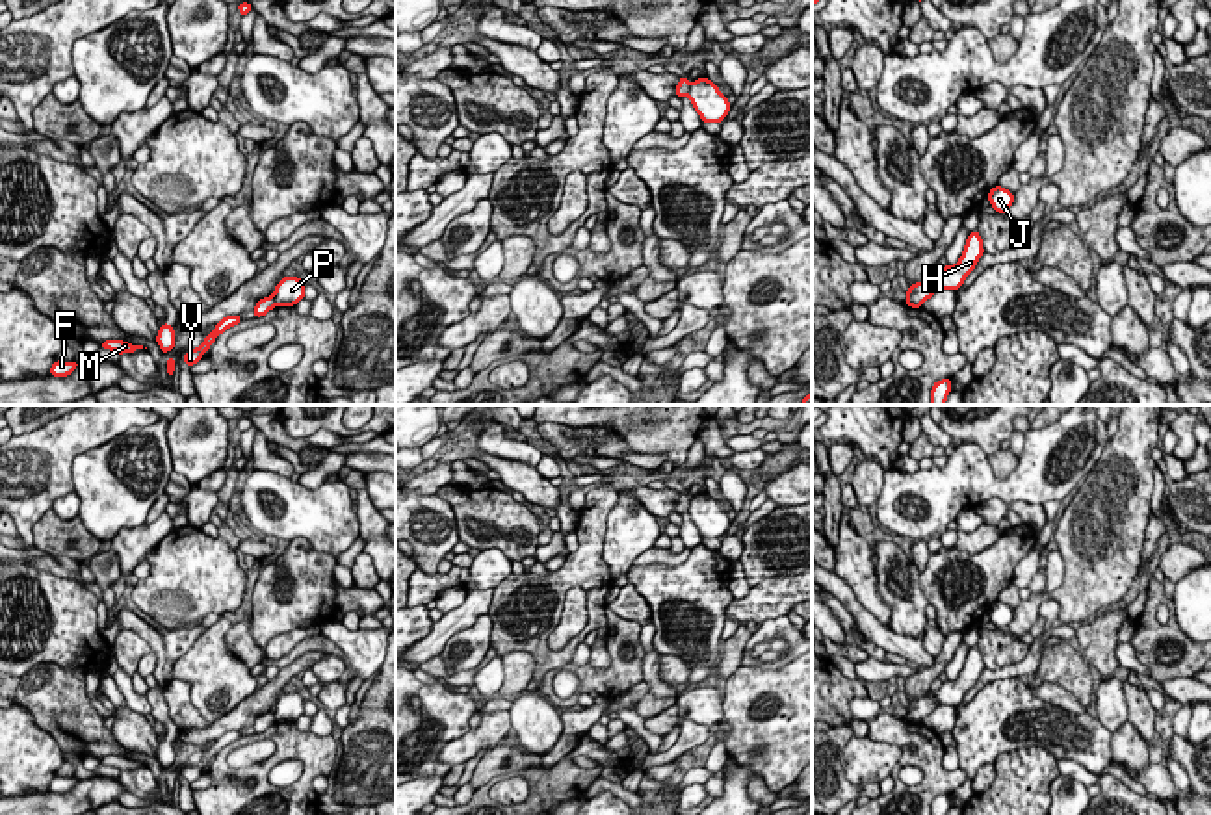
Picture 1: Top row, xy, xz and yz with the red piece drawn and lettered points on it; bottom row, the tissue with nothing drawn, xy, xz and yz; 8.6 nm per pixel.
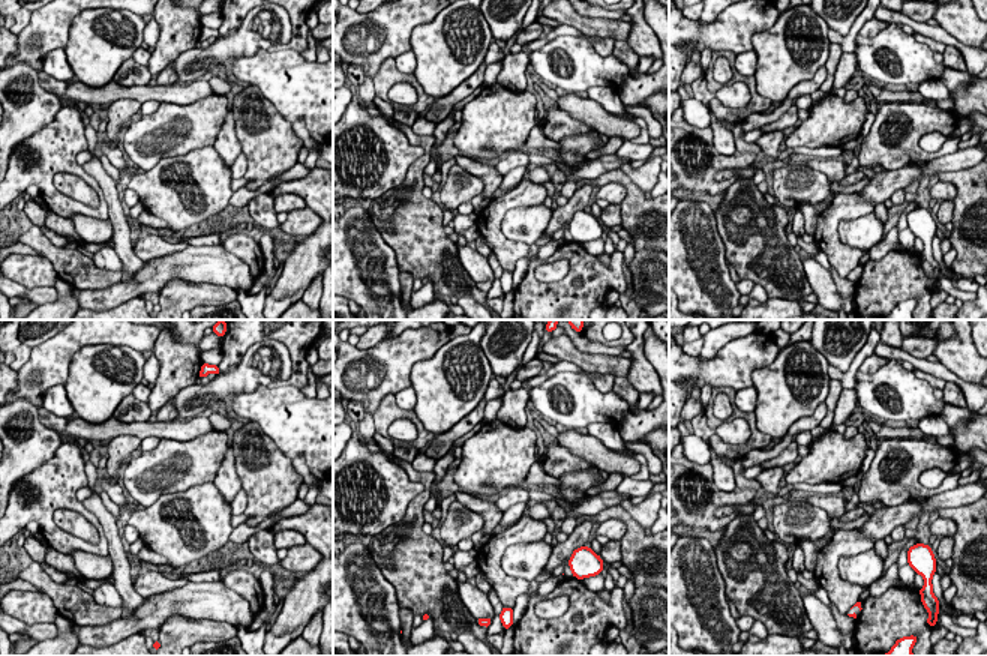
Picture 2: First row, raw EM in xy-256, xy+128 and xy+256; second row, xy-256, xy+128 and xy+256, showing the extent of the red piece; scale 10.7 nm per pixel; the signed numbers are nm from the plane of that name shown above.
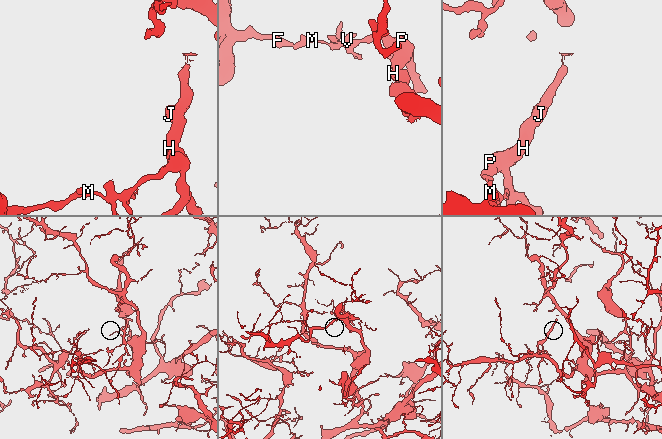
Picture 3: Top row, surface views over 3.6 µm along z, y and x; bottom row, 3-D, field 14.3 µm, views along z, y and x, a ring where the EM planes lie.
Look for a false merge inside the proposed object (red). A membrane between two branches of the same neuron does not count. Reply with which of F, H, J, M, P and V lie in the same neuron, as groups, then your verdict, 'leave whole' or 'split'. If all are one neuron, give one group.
F M V / H J P | split

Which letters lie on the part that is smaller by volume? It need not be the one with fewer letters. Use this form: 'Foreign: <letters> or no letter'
Foreign: H, J, P

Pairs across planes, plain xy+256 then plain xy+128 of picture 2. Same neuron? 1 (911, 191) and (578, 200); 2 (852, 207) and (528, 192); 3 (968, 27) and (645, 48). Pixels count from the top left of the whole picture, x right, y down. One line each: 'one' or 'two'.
1: one
2: one
3: one

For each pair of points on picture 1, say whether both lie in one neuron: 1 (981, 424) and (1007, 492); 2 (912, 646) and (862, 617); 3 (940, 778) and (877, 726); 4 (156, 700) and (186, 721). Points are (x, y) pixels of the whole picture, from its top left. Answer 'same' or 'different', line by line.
1: different
2: same
3: same
4: different

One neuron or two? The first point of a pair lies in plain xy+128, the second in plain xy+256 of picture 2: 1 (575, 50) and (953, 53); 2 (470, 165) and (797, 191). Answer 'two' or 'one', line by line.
1: two
2: two

